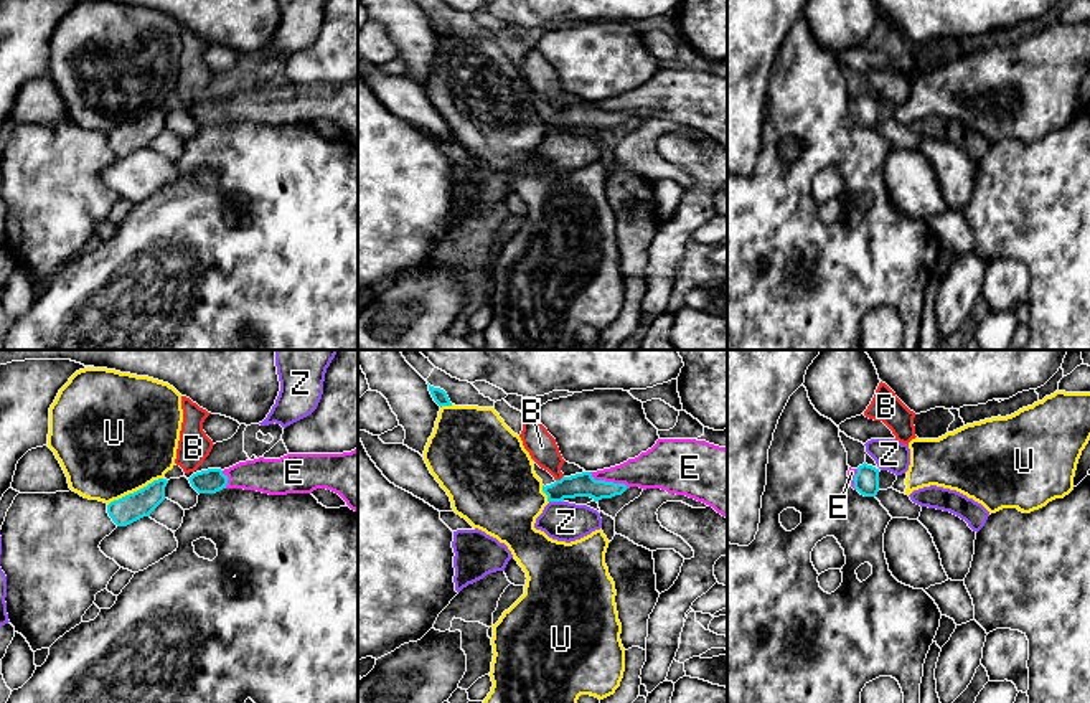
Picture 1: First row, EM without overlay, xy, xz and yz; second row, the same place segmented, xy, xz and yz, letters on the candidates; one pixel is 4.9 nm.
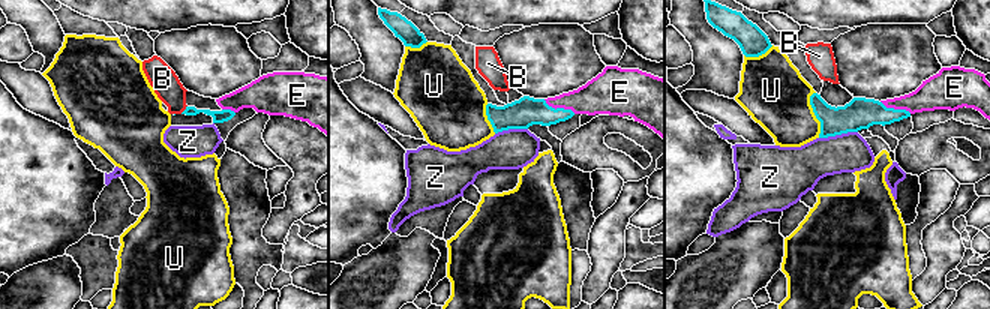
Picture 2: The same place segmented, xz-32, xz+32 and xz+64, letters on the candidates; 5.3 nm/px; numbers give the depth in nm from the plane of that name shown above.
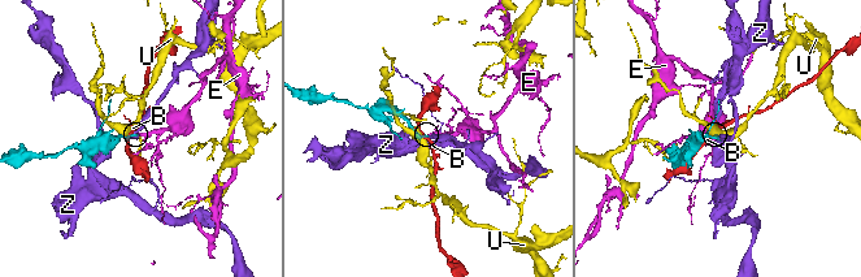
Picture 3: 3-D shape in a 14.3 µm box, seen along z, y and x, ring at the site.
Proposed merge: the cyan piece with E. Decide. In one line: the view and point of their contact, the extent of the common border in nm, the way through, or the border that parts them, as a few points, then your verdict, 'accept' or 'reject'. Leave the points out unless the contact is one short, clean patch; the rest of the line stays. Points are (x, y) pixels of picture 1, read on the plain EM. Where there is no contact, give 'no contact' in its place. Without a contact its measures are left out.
contact xz (609, 113); length 220 nm; way xz (582, 114), (609, 113), (627, 104), (657, 98); accept

